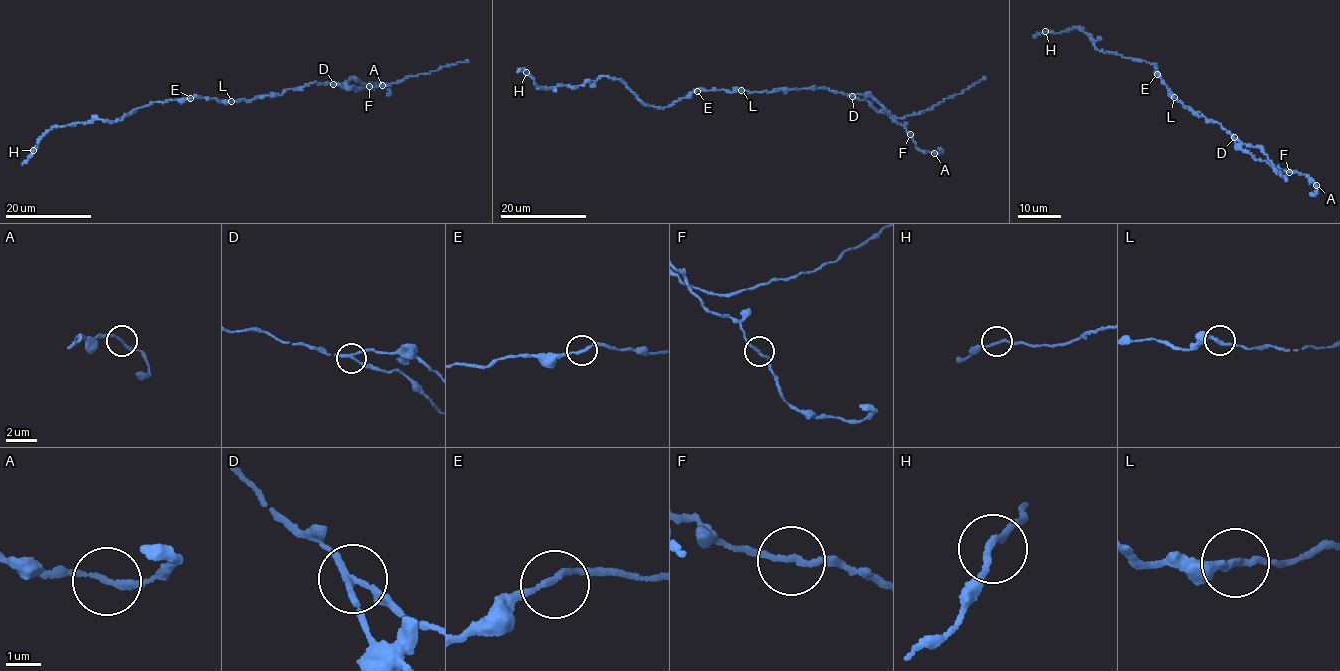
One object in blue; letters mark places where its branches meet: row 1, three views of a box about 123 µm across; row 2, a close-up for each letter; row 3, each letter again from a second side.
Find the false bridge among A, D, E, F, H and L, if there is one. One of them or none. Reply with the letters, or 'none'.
D

